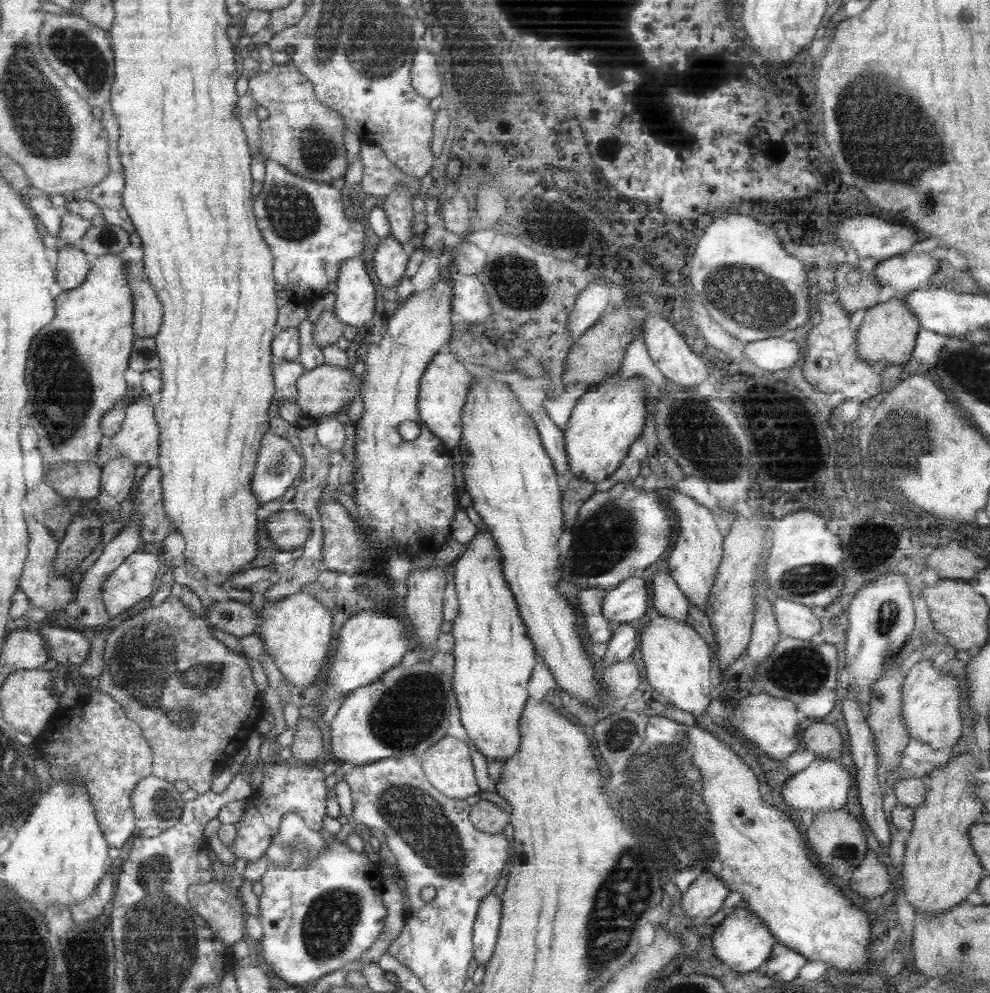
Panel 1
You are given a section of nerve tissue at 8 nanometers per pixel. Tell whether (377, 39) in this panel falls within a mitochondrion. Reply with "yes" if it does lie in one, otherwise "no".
yes

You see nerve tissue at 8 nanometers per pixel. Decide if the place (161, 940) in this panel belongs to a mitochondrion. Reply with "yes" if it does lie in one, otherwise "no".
yes

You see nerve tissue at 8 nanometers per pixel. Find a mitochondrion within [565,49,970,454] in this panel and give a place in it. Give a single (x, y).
(899, 146)

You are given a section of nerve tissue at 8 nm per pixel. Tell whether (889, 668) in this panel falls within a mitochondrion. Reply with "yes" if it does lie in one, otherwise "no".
no

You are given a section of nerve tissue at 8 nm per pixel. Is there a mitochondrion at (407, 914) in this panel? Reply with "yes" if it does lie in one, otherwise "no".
no

